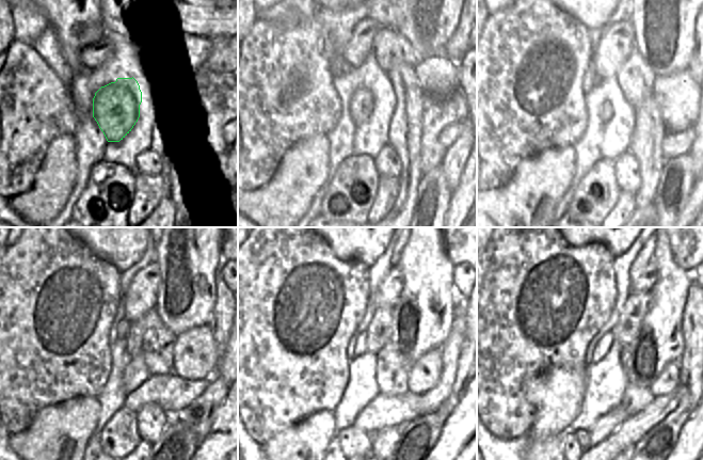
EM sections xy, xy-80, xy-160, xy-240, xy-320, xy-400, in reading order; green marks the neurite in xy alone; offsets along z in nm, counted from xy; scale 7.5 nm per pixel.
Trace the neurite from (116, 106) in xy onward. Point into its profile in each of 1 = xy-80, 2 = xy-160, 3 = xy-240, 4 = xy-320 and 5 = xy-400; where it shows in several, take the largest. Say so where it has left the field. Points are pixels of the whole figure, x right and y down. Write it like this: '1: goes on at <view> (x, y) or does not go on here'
1: goes on at xy-80 (362, 105)
2: goes on at xy-160 (606, 110)
3: goes on at xy-240 (136, 335)
4: goes on at xy-320 (380, 331)
5: goes on at xy-400 (627, 328)

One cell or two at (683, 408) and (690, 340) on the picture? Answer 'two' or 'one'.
one

